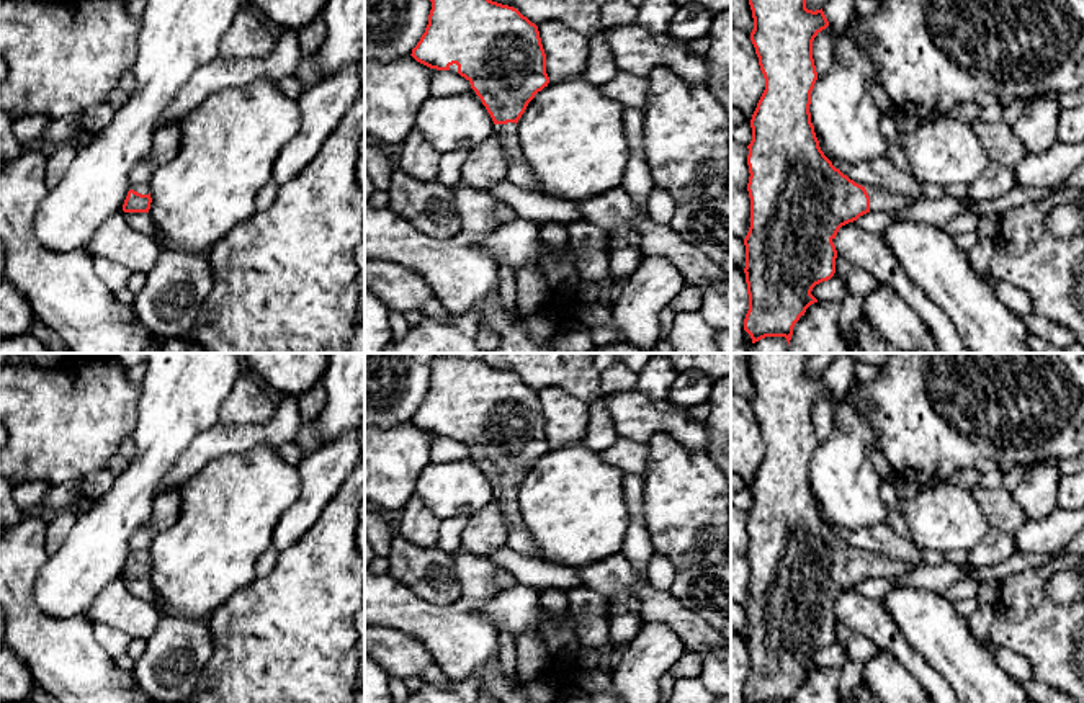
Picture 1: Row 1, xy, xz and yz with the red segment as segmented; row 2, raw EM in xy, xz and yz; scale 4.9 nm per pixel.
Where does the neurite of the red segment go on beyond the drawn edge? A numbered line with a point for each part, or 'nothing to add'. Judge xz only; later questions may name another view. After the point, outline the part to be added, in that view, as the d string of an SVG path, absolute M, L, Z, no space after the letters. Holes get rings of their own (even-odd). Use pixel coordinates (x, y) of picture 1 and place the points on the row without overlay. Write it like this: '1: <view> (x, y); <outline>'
1: xz (519, 538); M494 490L494 500L499 504L507 526L507 546L526 557L544 561L540 548L530 536L522 518L520 505L517 502L517 490Z

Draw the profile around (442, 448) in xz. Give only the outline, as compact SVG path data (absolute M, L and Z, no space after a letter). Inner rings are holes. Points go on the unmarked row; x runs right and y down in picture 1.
M430 435L430 458L435 463L464 459L471 454L469 446L450 437Z

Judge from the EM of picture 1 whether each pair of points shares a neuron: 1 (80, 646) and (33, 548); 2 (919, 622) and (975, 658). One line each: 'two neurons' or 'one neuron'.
1: one neuron
2: one neuron

